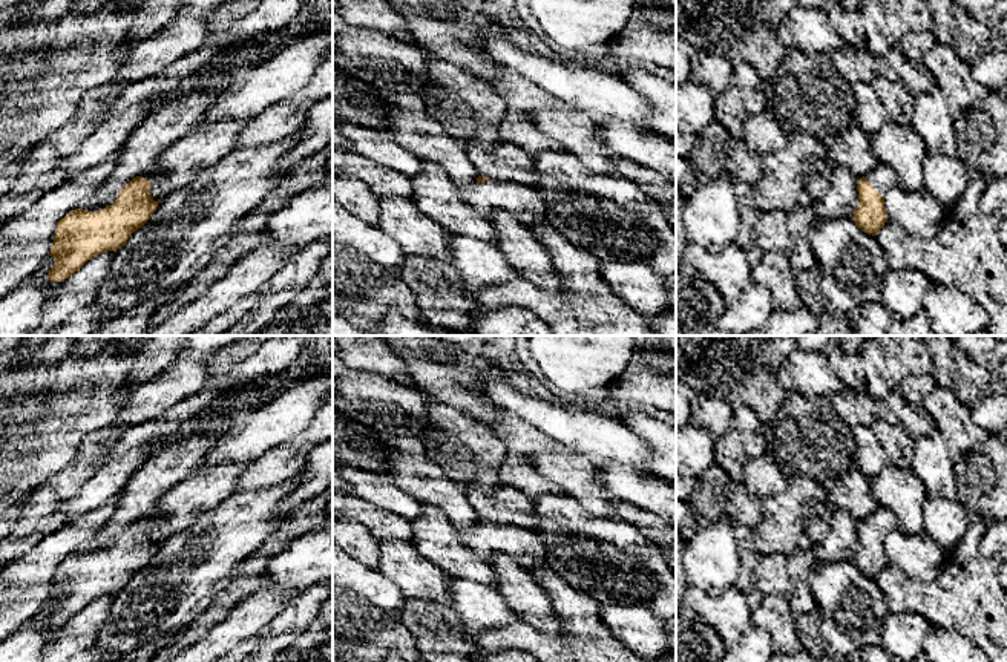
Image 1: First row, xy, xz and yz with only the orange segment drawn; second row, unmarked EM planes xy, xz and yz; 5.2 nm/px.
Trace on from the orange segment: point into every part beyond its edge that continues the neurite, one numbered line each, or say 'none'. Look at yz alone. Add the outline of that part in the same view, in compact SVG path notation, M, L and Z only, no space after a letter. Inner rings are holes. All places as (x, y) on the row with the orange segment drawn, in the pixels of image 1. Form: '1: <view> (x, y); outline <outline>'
1: yz (882, 176); outline M877 164L864 178L881 196L897 185L894 169L884 164Z

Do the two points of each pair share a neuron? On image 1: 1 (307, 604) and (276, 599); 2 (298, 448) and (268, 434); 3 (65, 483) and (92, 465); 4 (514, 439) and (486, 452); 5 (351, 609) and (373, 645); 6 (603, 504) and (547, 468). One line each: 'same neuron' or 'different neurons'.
1: different neurons
2: different neurons
3: same neuron
4: different neurons
5: same neuron
6: same neuron

